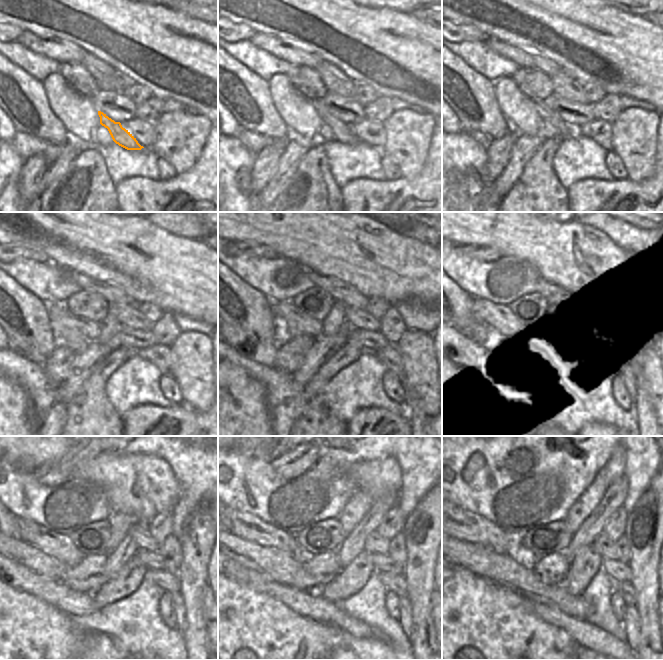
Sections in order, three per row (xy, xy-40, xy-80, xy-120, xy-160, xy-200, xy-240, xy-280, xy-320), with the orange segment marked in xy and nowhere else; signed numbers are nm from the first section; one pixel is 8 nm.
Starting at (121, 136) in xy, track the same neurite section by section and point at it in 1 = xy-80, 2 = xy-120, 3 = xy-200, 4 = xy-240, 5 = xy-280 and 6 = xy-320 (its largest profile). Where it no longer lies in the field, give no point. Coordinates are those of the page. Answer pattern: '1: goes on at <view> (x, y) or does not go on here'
1: goes on at xy-80 (562, 127)
2: goes on at xy-120 (91, 330)
3: goes on at xy-200 (505, 321)
4: goes on at xy-240 (51, 542)
5: goes on at xy-280 (246, 526)
6: goes on at xy-320 (464, 525)

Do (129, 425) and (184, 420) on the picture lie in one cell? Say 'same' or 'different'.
same

